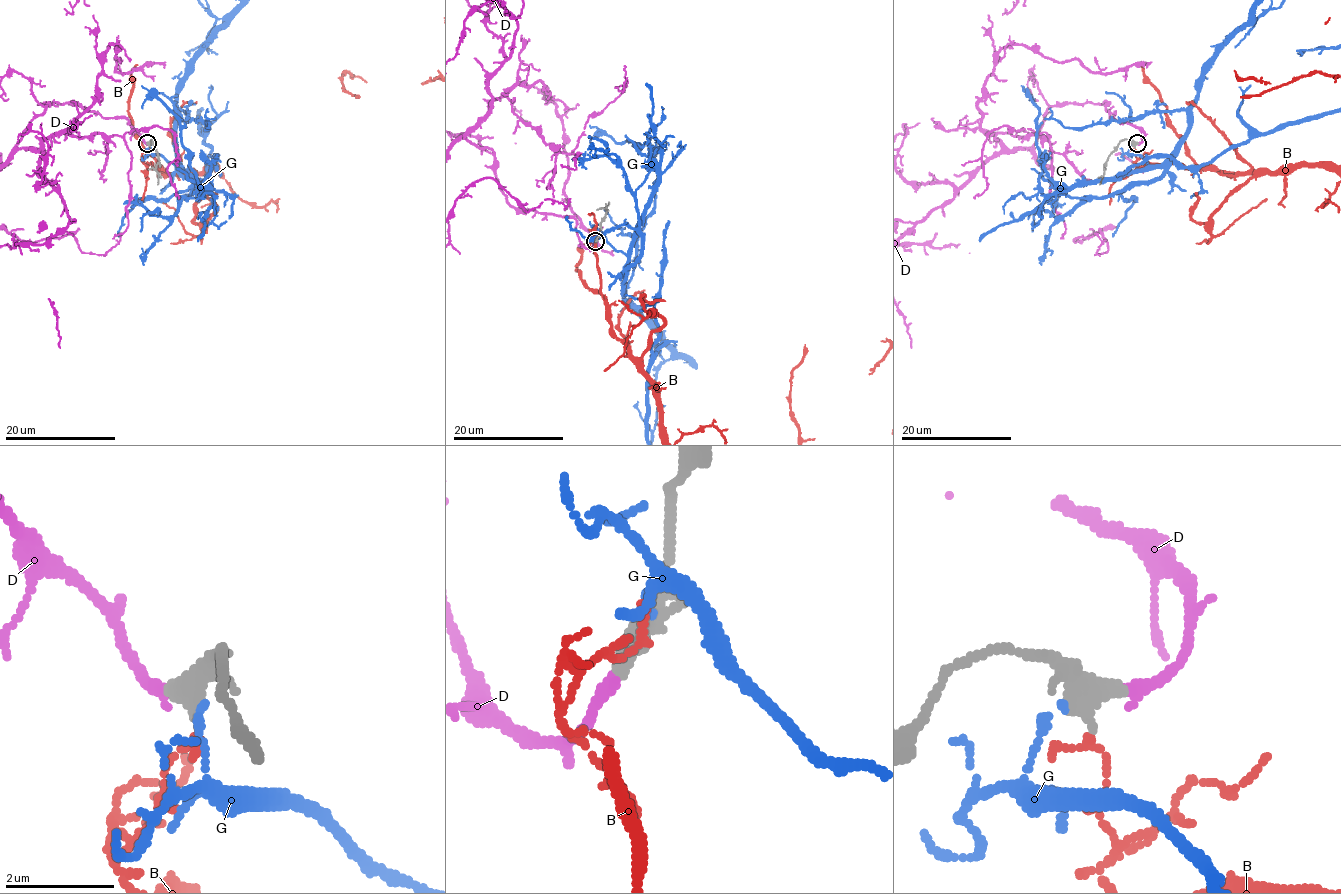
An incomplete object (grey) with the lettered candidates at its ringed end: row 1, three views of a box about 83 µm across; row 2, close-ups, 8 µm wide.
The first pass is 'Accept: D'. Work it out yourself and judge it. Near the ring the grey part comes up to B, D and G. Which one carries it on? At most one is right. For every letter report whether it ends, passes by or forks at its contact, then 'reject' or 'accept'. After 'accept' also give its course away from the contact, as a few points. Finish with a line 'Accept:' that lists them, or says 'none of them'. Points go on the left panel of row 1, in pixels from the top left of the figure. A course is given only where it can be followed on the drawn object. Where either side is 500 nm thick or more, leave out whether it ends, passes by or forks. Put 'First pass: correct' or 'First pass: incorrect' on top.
First pass: correct
B: it ends | reject
D: it ends | accept
G: reject
Accept: D

